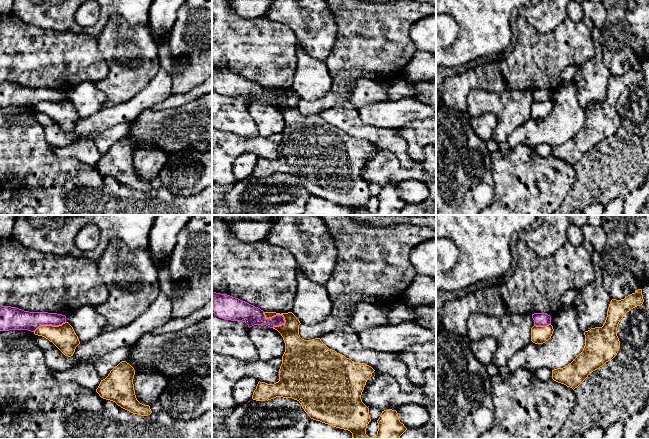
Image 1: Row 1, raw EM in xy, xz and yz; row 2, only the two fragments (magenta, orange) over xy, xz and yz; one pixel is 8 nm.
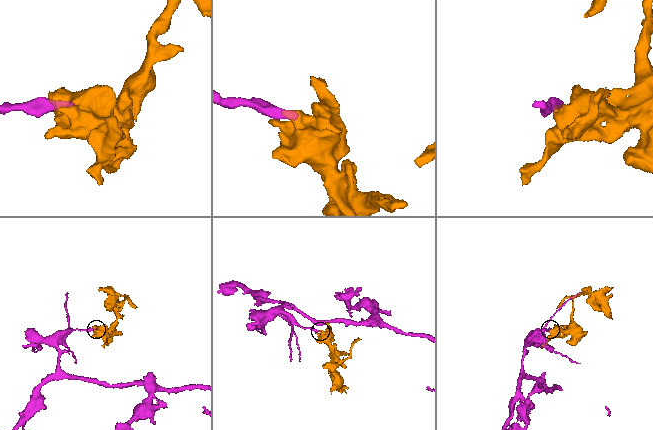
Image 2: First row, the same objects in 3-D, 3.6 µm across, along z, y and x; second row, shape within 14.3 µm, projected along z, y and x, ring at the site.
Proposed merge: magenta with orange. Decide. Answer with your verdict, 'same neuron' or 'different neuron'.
different neuron

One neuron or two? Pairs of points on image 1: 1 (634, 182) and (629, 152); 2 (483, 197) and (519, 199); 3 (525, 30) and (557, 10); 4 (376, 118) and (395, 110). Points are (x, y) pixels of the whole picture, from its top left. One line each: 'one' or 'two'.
1: one
2: two
3: two
4: one

